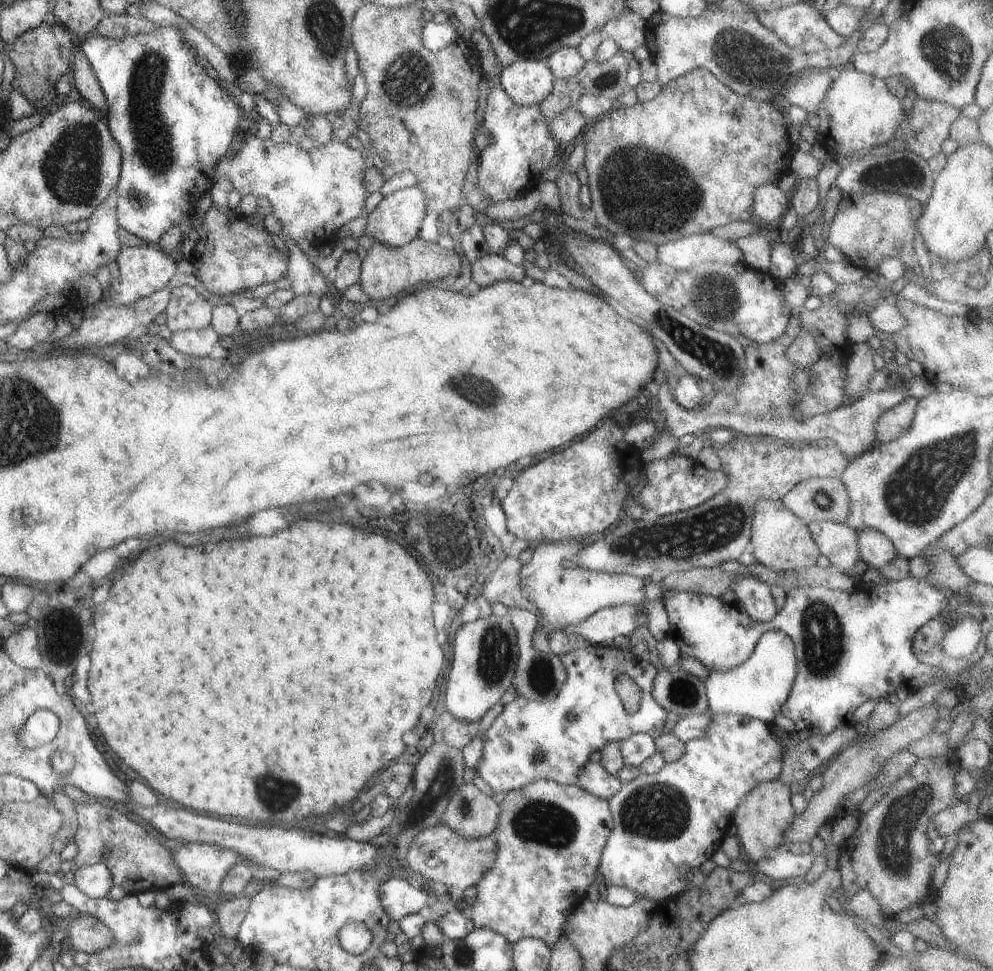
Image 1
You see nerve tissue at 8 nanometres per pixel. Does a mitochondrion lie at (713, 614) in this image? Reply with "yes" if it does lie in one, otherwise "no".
no

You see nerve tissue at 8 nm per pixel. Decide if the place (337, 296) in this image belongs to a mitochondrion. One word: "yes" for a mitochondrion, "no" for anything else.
no

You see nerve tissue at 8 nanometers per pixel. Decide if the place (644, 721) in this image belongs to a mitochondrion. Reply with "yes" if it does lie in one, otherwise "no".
no

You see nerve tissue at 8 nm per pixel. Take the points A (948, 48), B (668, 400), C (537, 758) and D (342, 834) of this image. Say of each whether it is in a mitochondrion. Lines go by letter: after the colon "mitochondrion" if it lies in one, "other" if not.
A: mitochondrion
B: other
C: mitochondrion
D: other

